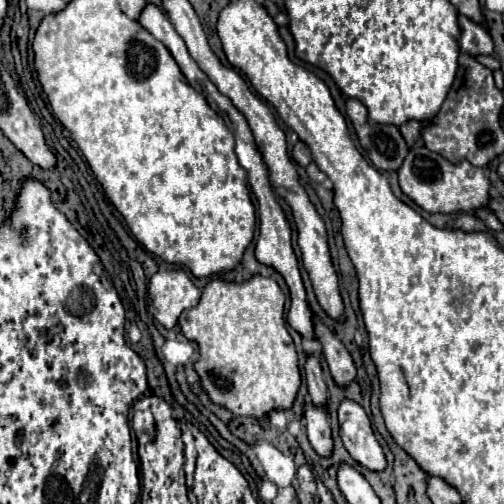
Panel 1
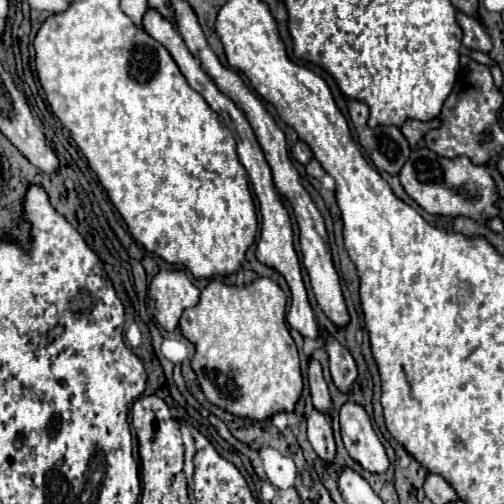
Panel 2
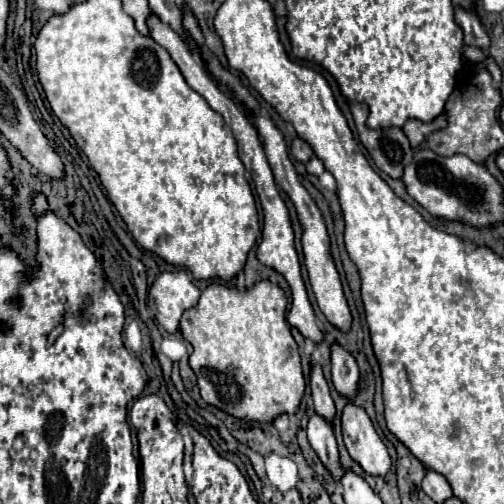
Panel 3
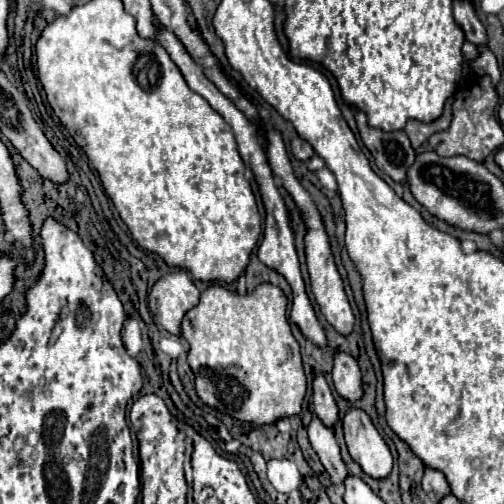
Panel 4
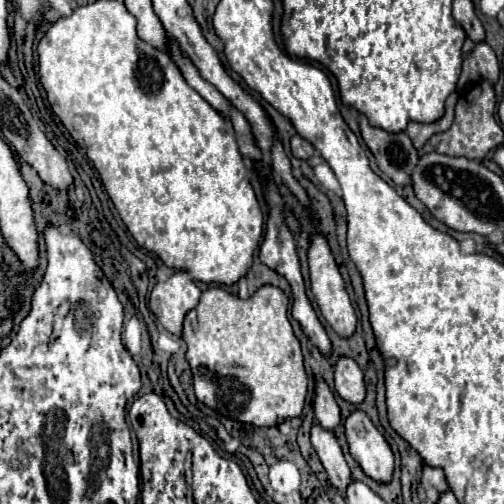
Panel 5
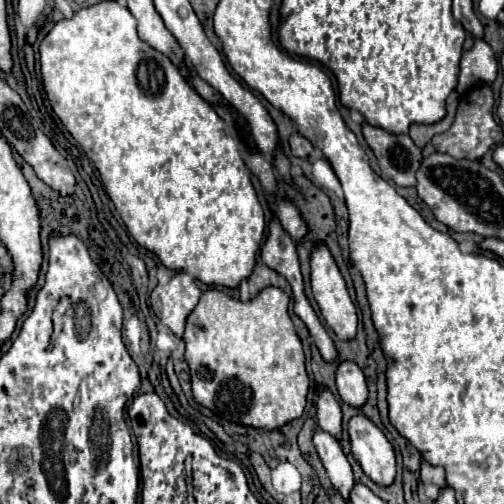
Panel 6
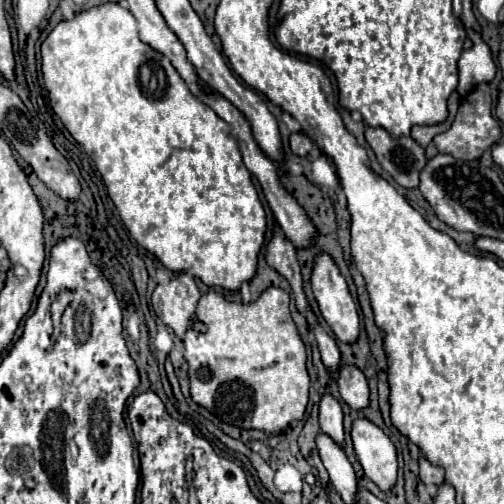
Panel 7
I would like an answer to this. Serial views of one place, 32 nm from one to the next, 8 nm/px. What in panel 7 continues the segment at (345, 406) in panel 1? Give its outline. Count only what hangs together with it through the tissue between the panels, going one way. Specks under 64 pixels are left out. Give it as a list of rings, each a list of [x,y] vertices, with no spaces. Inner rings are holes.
[[[356,418],[352,422],[350,436],[354,454],[364,468],[364,474],[378,488],[392,488],[392,484],[396,484],[398,460],[390,438],[366,418]]]

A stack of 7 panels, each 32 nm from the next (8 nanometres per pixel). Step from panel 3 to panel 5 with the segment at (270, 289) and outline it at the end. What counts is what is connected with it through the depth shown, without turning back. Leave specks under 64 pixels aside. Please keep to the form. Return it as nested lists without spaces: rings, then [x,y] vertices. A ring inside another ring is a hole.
[[[266,284],[248,298],[238,298],[224,288],[208,288],[202,292],[198,306],[186,314],[182,338],[188,344],[186,358],[194,374],[196,398],[208,408],[254,426],[276,426],[286,418],[302,414],[308,378],[304,372],[300,342],[288,320],[288,298],[280,288]]]

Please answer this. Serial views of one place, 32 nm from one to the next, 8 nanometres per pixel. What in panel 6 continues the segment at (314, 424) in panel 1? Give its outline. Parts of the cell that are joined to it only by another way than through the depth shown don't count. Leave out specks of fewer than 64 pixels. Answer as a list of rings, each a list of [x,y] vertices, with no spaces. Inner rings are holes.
[[[318,428],[318,430],[314,430],[312,442],[328,472],[332,486],[342,494],[344,500],[348,500],[348,492],[352,490],[352,484],[354,484],[354,474],[352,474],[352,468],[342,452],[338,440],[332,434]]]

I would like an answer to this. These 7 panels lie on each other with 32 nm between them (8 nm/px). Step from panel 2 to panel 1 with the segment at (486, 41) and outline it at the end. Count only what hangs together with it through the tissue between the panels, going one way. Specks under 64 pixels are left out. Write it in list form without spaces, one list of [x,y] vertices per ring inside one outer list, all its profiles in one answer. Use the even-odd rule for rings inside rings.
[[[458,16],[458,24],[460,24],[460,32],[462,32],[458,44],[460,44],[462,52],[470,54],[472,58],[490,56],[494,52],[494,44],[492,44],[492,38],[486,28],[468,20],[466,16]]]

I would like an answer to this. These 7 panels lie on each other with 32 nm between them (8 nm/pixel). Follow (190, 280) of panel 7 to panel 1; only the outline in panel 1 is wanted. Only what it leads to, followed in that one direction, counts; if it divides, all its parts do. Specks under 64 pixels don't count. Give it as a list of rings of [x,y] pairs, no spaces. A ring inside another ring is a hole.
[[[162,270],[150,278],[148,299],[154,306],[154,317],[164,328],[174,328],[182,310],[200,300],[200,288],[194,286],[184,270]]]

